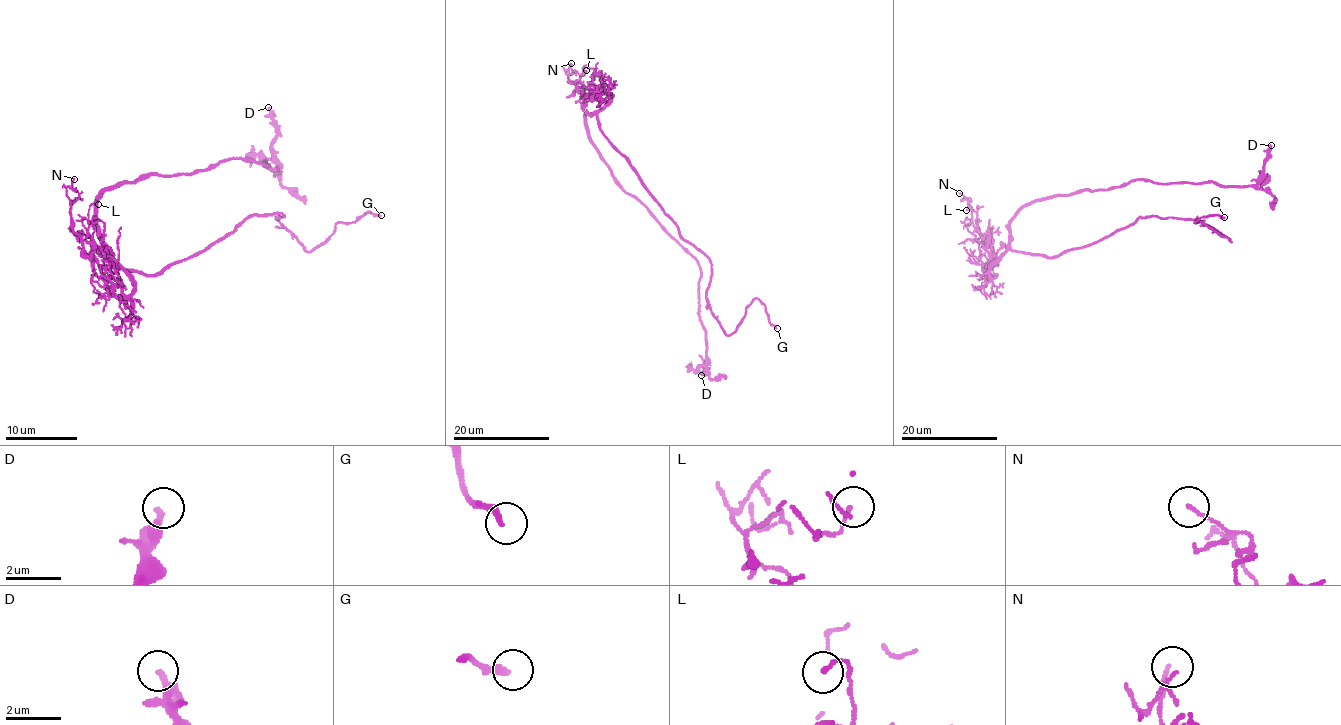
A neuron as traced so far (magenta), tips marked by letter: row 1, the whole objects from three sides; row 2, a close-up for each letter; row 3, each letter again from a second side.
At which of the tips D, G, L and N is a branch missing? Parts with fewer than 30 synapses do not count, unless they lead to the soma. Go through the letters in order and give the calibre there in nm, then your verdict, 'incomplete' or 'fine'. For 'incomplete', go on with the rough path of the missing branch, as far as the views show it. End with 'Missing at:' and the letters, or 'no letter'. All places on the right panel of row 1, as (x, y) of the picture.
D: 320 nm | fine
G: 240 nm | incomplete | (1224, 217), (1278, 204), (1315, 204), (1325, 211), (1330, 224)
L: 130 nm | fine
N: 100 nm | fine
Missing at: G

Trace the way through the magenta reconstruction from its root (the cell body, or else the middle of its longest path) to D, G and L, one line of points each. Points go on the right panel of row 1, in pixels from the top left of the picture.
D: (1015, 251), (1010, 246), (1011, 219), (1035, 201), (1111, 189), (1135, 180), (1253, 186), (1271, 145)
G: (1015, 251), (1056, 257), (1152, 216), (1201, 221), (1231, 241), (1194, 222), (1224, 217)
L: (1015, 251), (1006, 249), (989, 266), (989, 271), (991, 241), (974, 225), (971, 209), (966, 210)

